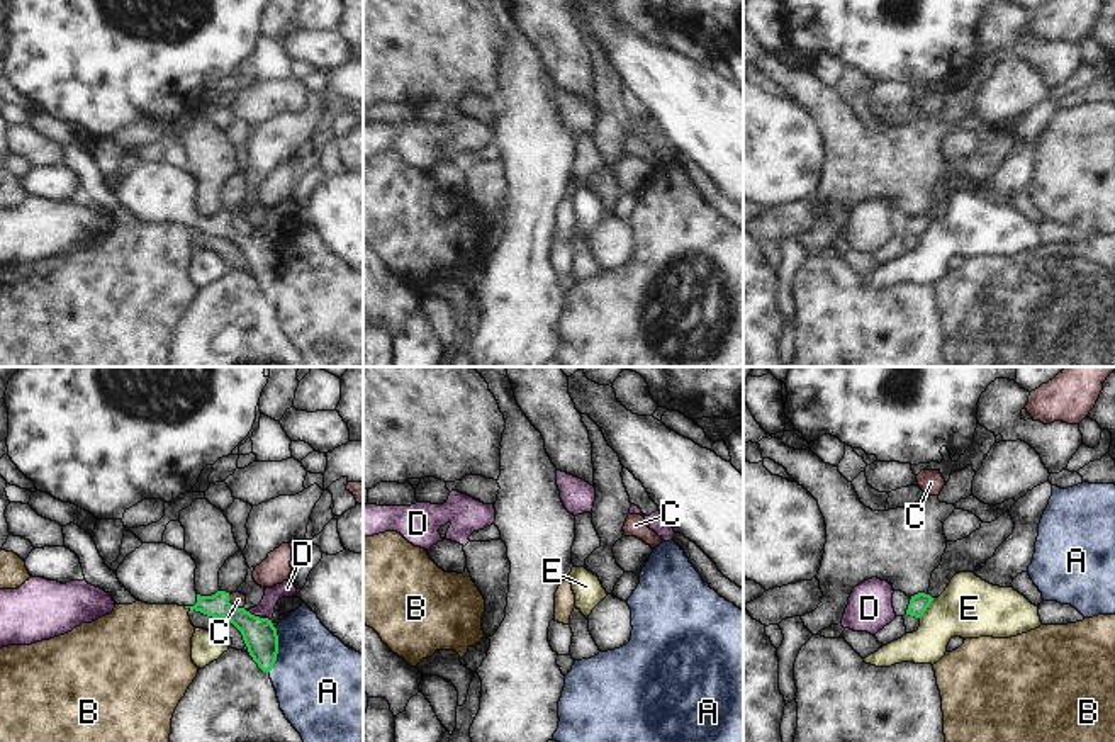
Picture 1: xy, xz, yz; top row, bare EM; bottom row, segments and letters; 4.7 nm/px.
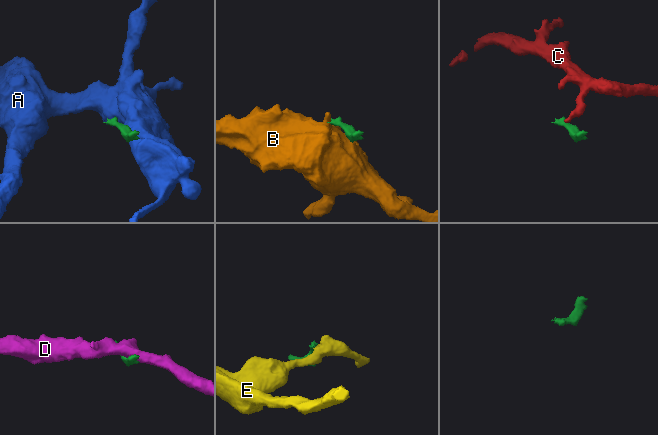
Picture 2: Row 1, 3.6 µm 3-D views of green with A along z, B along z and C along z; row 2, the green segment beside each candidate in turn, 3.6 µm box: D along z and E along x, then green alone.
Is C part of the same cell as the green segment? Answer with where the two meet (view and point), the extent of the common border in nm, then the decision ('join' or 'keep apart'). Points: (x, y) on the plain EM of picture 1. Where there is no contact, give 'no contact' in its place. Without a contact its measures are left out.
xy (233, 224) | 100 nm | keep apart

